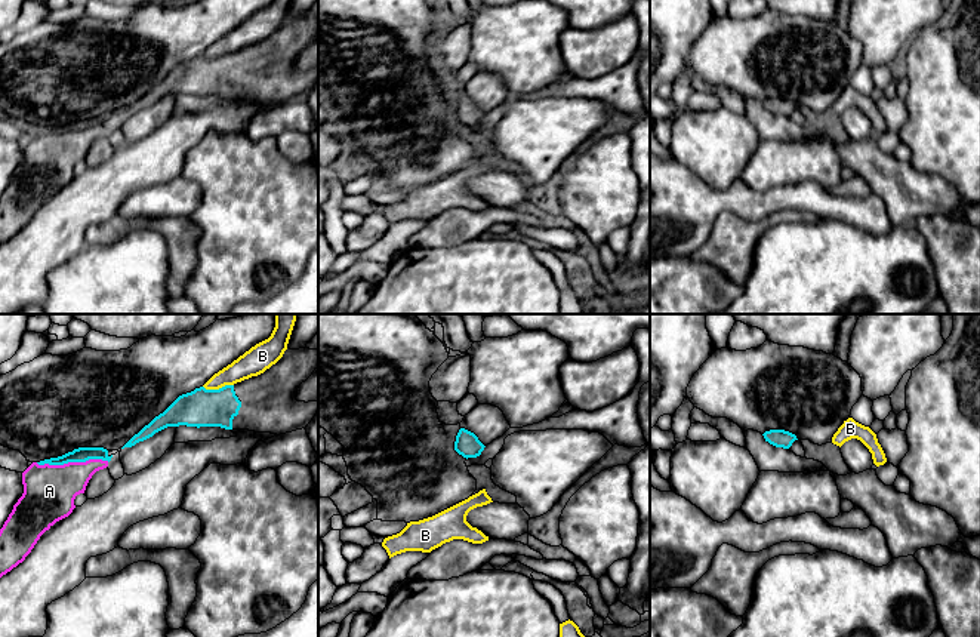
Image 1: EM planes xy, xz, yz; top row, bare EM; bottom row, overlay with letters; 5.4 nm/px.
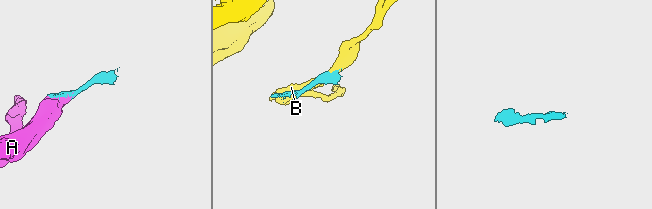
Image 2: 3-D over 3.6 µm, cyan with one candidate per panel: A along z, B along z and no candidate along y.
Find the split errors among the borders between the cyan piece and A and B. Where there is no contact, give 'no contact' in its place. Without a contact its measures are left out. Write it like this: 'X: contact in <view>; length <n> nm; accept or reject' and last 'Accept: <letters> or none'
A: contact in xy; length 400 nm; accept
B: contact in xy; length 170 nm; reject
Accept: A

